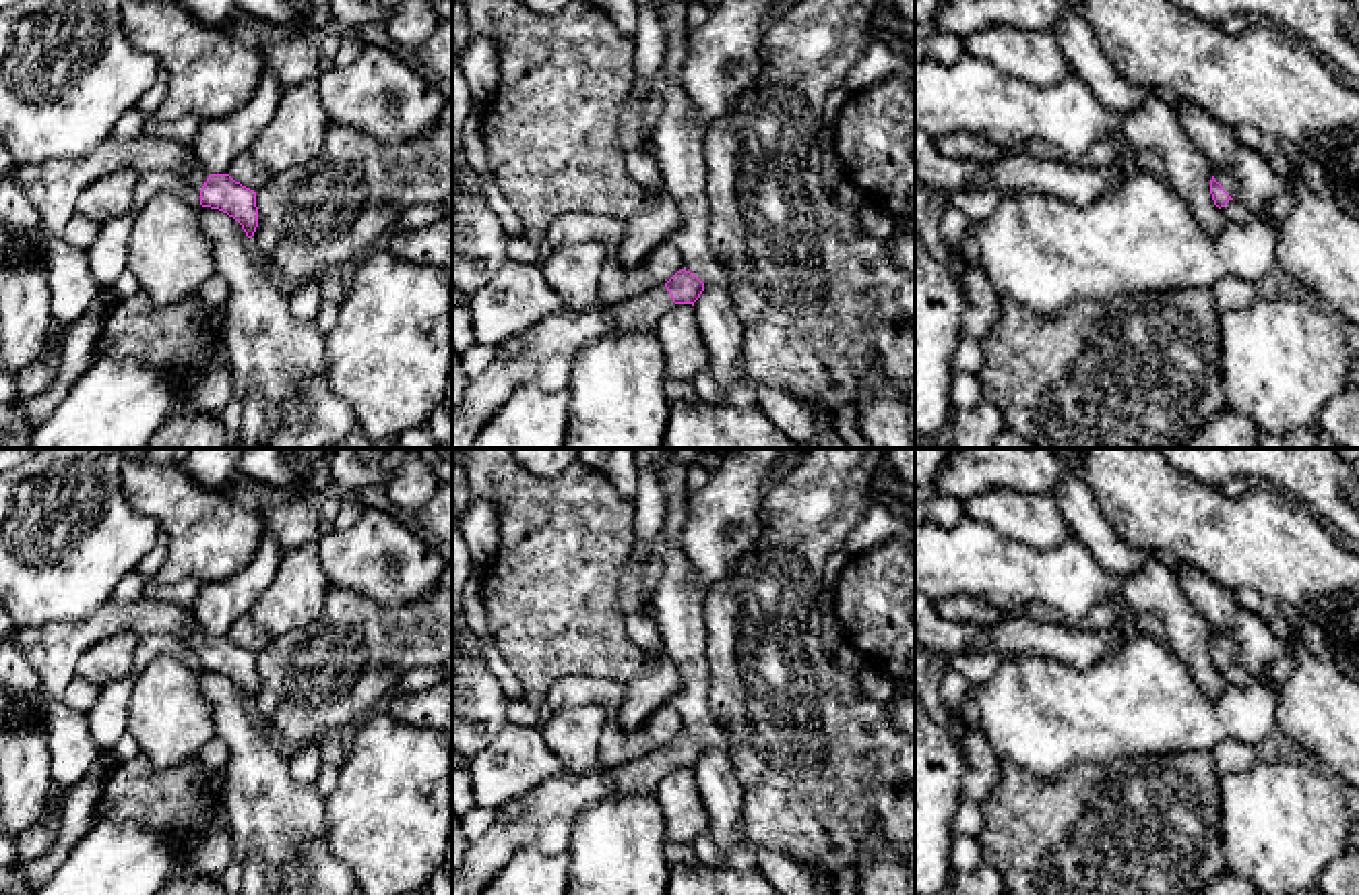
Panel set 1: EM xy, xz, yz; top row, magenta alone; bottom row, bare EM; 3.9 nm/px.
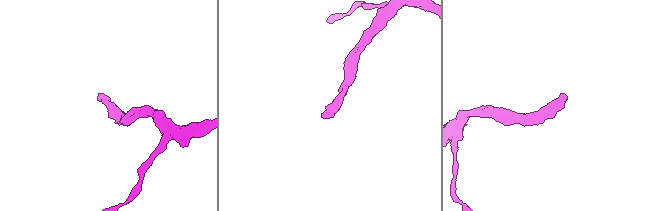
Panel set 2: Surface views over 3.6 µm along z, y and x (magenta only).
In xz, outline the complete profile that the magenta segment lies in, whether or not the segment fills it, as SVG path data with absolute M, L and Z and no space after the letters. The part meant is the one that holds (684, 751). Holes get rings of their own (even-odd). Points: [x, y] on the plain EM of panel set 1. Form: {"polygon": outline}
{"polygon": "M677 734L667 746L622 763L599 767L582 777L551 777L523 796L523 810L496 821L475 843L469 843L452 872L452 895L479 895L512 854L539 845L549 854L566 850L566 839L578 814L613 794L655 794L659 781L675 767L692 767L704 746L690 734Z"}

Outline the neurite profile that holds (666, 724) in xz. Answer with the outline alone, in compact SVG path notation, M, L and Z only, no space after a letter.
M665 705L651 715L642 732L659 746L667 746L682 734L682 717L671 705Z

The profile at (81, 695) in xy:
M74 674L64 690L64 701L76 713L87 713L99 699L99 686Z

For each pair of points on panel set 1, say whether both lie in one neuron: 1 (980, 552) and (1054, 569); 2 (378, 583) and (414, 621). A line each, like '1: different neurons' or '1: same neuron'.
1: same neuron
2: different neurons

